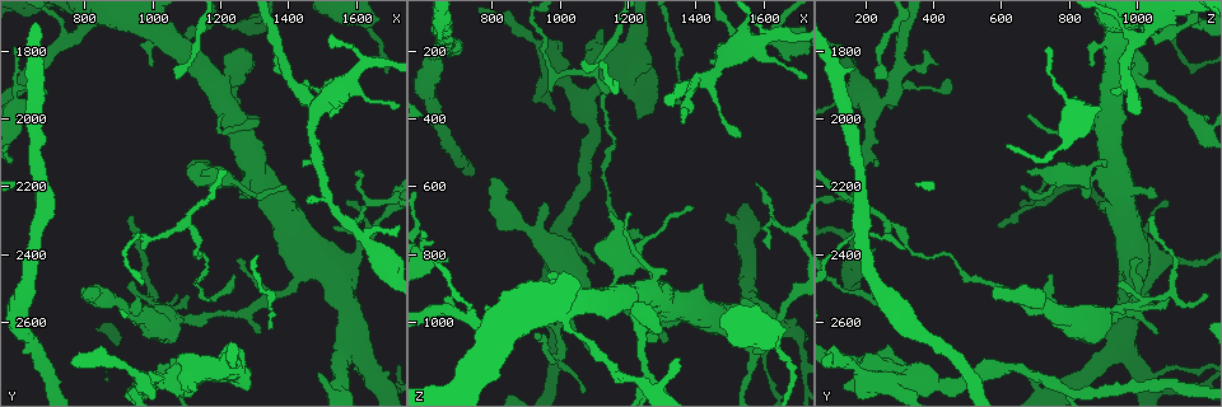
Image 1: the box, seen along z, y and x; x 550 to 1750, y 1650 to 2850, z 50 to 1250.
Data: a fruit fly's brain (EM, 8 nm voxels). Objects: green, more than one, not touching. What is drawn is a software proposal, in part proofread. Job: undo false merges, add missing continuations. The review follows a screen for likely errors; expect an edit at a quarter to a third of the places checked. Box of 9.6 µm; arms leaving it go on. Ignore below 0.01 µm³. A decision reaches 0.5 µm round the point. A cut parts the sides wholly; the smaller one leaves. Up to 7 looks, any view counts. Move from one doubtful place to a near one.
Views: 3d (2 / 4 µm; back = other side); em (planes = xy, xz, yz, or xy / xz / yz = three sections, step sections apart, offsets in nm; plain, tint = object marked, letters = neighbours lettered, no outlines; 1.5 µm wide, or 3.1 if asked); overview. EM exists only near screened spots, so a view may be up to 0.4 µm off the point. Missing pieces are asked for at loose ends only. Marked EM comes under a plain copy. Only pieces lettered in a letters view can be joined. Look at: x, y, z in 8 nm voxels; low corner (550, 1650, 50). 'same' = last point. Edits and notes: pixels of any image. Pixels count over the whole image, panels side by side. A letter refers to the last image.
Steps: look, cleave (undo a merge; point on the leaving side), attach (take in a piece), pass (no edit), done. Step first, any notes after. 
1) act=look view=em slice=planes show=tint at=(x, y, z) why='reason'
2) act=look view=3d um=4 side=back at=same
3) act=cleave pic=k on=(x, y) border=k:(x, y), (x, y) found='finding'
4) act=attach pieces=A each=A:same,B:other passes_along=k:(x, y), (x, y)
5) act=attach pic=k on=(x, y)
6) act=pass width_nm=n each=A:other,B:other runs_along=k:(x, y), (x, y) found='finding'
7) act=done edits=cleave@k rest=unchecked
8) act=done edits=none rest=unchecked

act=look view=3d um=4 at=(940, 2290, 1040) why='an open end'

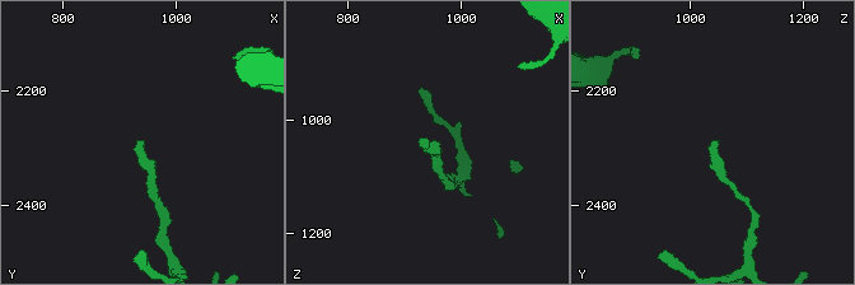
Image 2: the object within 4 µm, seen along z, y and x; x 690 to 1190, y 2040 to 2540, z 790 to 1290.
act=look view=em slice=xz step=4 show=letters at=(940, 2285, 1040)

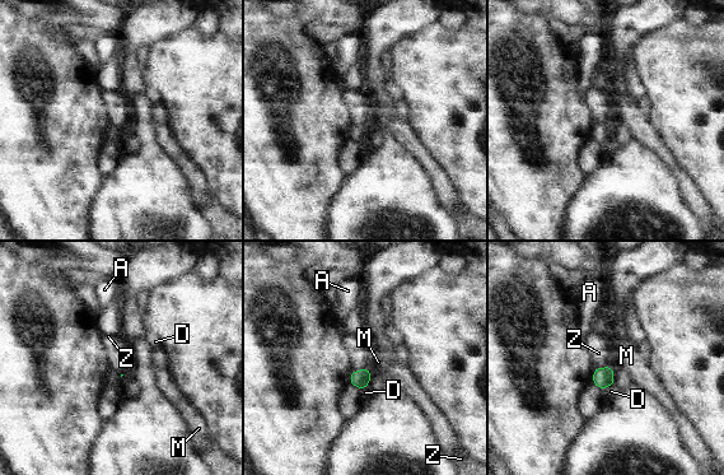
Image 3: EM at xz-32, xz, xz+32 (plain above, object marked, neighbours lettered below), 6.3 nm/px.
act=pass each=A:other,D:other,M:other,Z:other border=3:(612, 367), (596, 368) found='none of them fits'

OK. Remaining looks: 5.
act=look view=3d um=2 at=(980, 2380, 320) why='branch stops here'

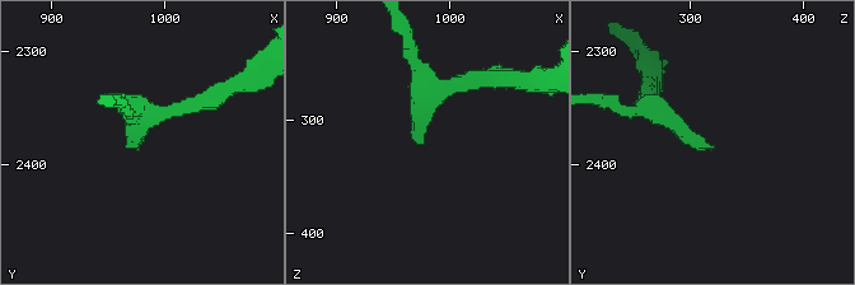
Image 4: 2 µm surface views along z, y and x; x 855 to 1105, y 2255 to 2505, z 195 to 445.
act=look view=em slice=planes show=letters at=(974, 2384, 324) why='now the EM'

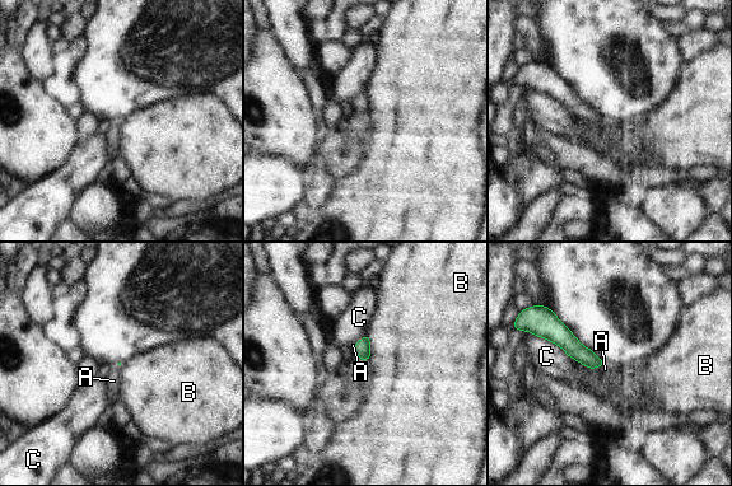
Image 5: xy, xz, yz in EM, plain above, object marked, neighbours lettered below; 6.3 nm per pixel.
act=attach pieces=A each=A:same,B:other,C:other passes_along=5:(568, 342), (600, 365), (605, 369) found='the neuron continues'

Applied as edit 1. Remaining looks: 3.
act=look view=em slice=planes show=letters at=(1470, 1990, 220) why='small branch off a trunk'

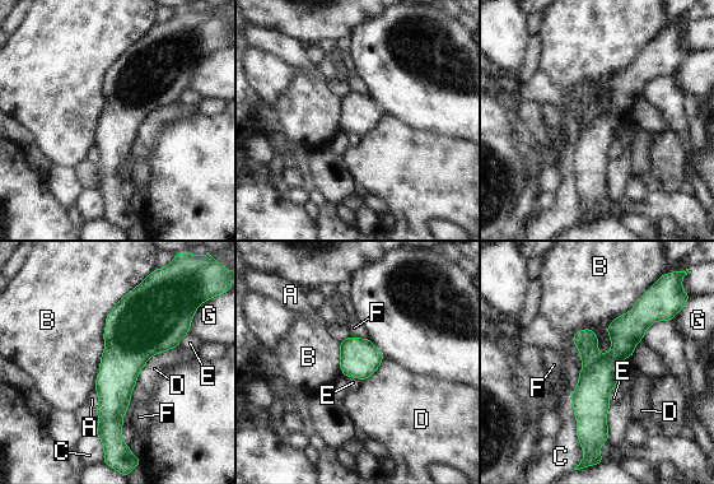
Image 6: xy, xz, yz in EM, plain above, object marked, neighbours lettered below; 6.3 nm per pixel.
act=pass width_nm=240 longest_contact=D:600nm each=A:other,B:other,C:other,D:other,E:other,F:other,G:other found='all the same neuron'

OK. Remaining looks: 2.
act=done edits=attach@5 rest=unchecked

